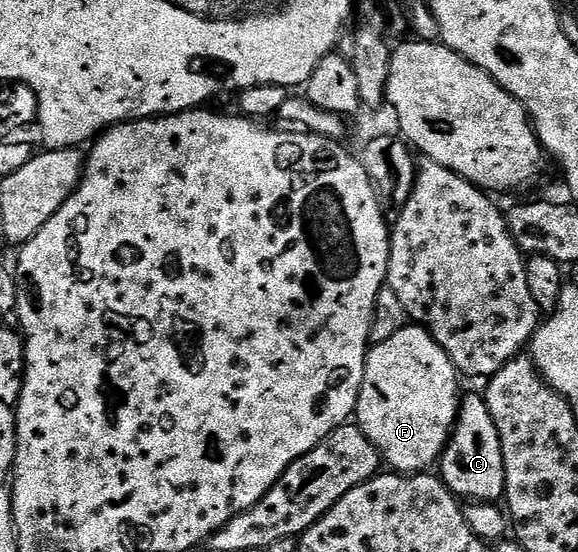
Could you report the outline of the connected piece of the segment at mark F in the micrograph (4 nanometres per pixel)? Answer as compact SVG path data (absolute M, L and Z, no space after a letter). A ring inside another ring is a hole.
M419 324L399 330L369 349L354 418L393 471L419 474L431 471L448 445L460 412L462 378L430 331Z

